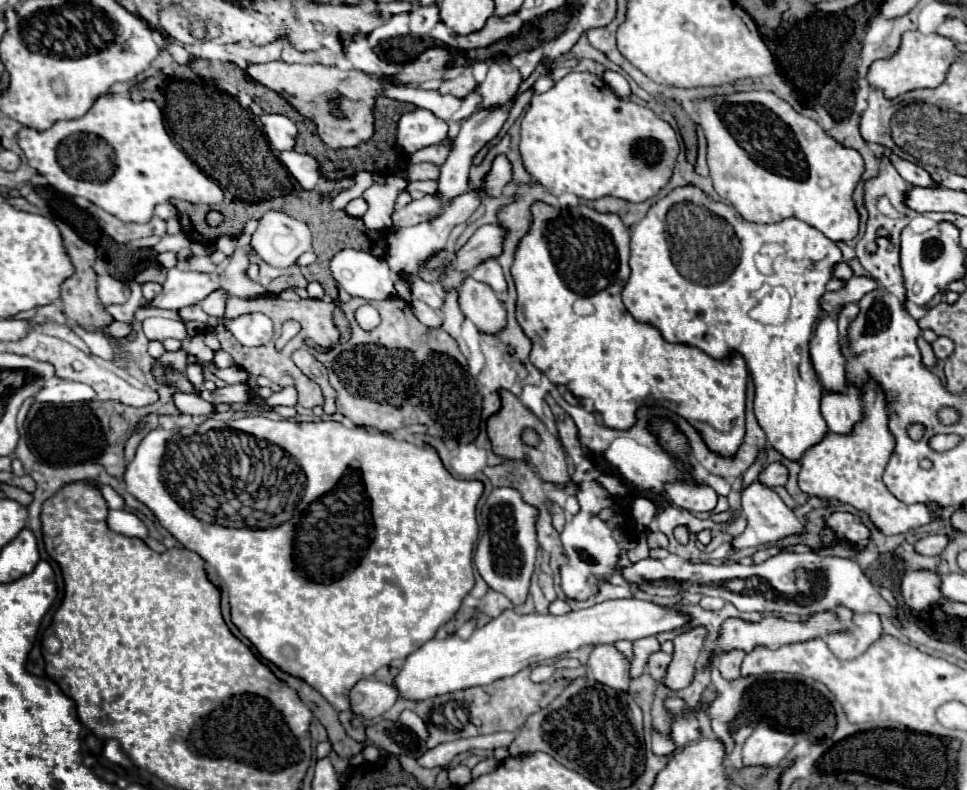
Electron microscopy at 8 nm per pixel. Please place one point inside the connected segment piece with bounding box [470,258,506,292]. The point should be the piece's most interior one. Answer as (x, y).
(489, 271)

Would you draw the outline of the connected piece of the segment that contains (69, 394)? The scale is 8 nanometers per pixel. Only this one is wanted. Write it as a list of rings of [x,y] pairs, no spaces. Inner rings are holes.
[[[56,380],[48,386],[44,386],[36,394],[38,402],[54,402],[54,404],[88,402],[92,398],[96,398],[96,392],[92,390],[92,386],[82,384],[82,382],[72,382],[72,380]]]

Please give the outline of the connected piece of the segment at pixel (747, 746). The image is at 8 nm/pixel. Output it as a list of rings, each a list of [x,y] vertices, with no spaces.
[[[760,724],[744,742],[744,766],[778,766],[794,748],[796,736]]]

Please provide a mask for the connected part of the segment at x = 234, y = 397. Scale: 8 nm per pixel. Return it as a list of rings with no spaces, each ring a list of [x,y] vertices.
[[[252,382],[246,384],[234,384],[234,386],[224,386],[224,388],[216,388],[214,392],[208,392],[204,386],[201,388],[200,397],[205,401],[212,402],[212,404],[236,404],[236,402],[250,402],[252,398],[248,398],[246,388],[252,386]]]

